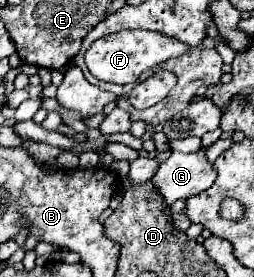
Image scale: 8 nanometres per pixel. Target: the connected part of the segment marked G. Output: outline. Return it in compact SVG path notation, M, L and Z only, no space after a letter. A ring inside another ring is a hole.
M205 149L195 153L173 151L169 159L161 161L153 183L167 201L167 205L177 199L189 199L201 191L207 191L217 177L215 167L207 161Z

